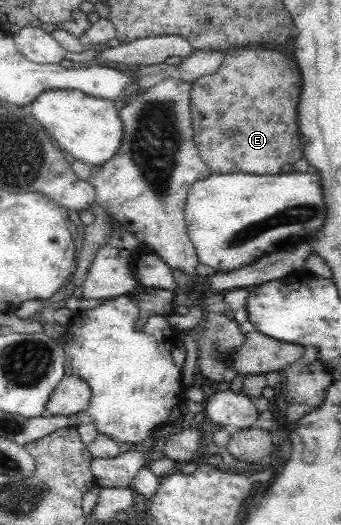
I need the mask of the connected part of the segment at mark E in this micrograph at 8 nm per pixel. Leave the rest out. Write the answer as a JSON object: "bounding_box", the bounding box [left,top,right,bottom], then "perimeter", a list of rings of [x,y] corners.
{"bounding_box":[191,47,303,175],"perimeter":[[[252,47],[248,50],[233,50],[226,53],[223,63],[214,74],[202,76],[202,78],[192,83],[191,117],[193,120],[194,142],[203,161],[209,166],[209,169],[213,173],[277,175],[280,173],[280,170],[282,170],[282,166],[294,164],[297,160],[300,160],[303,154],[303,144],[301,143],[301,134],[299,133],[297,106],[300,100],[302,81],[301,72],[296,61],[291,58],[286,58],[286,56],[280,54],[280,52],[272,52],[270,49],[259,50],[256,47]]]}

